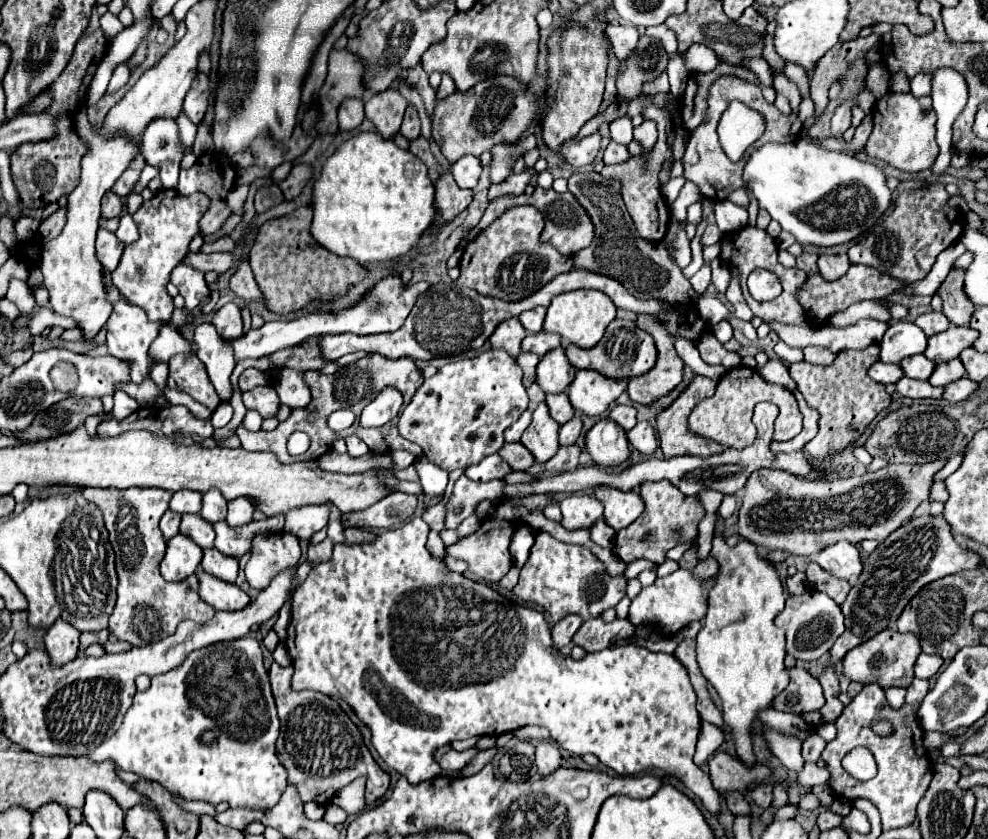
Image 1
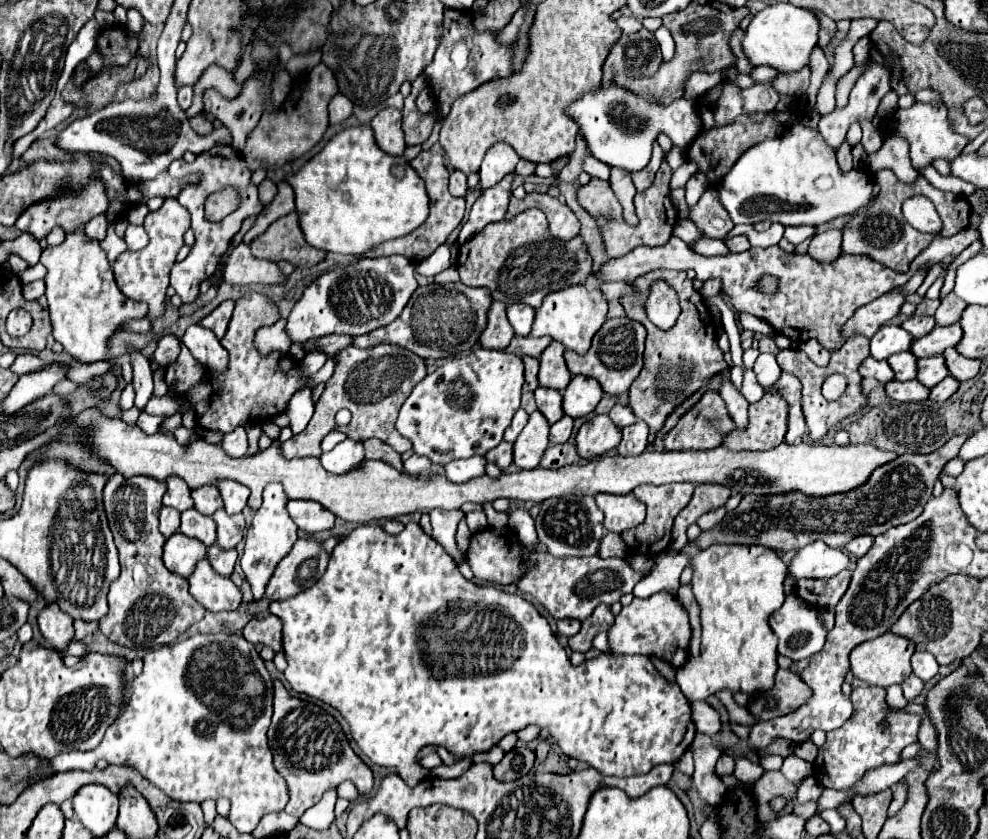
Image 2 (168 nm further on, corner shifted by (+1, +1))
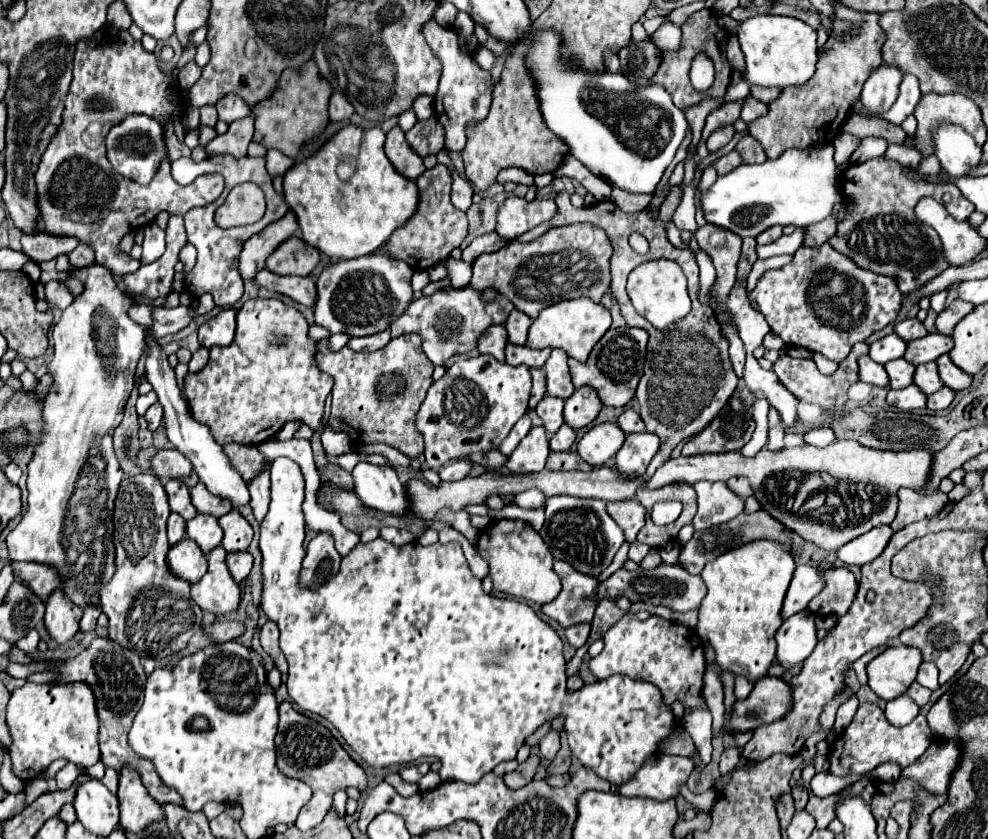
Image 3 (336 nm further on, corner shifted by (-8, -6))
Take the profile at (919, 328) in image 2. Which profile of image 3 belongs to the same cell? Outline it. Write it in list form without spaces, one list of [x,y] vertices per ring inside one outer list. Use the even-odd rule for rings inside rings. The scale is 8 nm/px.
[[[915,317],[915,319],[905,319],[901,323],[895,323],[895,333],[903,339],[903,341],[911,341],[911,339],[919,339],[925,337],[925,325]]]

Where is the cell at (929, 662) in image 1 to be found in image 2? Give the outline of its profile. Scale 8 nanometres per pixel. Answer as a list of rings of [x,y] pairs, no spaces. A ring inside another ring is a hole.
[[[914,652],[912,670],[918,678],[928,682],[932,676],[938,674],[938,662],[934,660],[934,656],[930,656],[930,652]]]

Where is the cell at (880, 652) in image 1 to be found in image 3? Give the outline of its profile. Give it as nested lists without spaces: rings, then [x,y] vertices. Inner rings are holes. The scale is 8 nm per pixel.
[[[905,645],[887,647],[867,665],[869,687],[883,701],[893,701],[903,695],[917,677],[921,651]]]

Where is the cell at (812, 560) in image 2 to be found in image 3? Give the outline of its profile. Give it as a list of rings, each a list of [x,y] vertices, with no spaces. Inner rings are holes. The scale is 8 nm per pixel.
[[[807,563],[797,565],[781,609],[783,619],[789,619],[791,615],[807,609],[807,603],[817,595],[817,591],[823,589],[821,573],[823,573],[821,567],[811,567]]]

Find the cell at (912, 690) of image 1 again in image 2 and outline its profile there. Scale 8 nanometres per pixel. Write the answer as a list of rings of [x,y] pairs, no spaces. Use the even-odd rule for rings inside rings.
[[[912,674],[912,676],[906,678],[904,684],[902,684],[902,688],[904,688],[904,698],[906,698],[908,702],[912,702],[912,700],[922,692],[922,686],[924,686],[924,682],[918,680],[918,676]]]

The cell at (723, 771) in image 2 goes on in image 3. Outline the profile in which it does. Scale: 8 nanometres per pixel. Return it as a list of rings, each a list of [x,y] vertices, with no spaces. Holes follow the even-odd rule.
[[[731,747],[731,749],[725,749],[721,753],[721,761],[719,761],[719,771],[733,771],[739,763],[739,749],[737,747]]]

